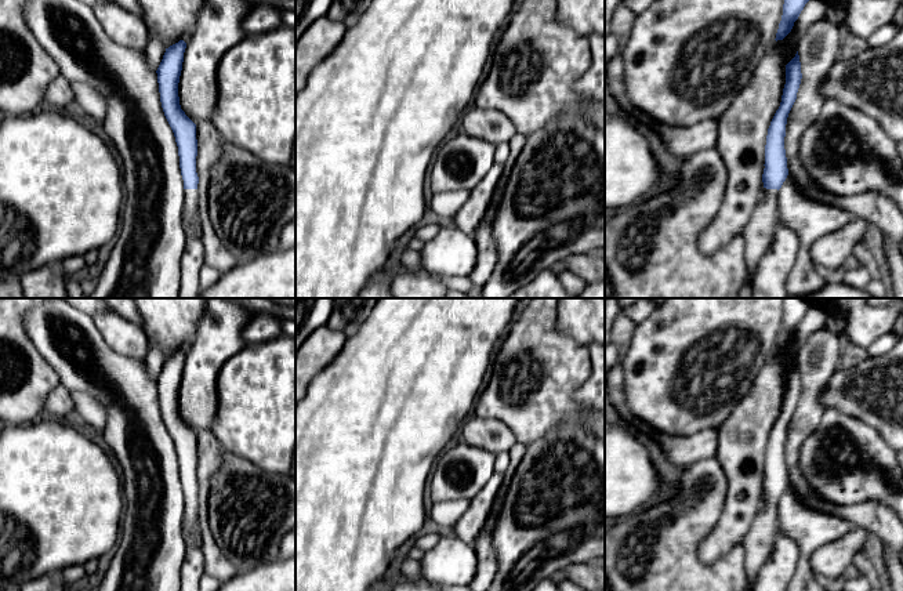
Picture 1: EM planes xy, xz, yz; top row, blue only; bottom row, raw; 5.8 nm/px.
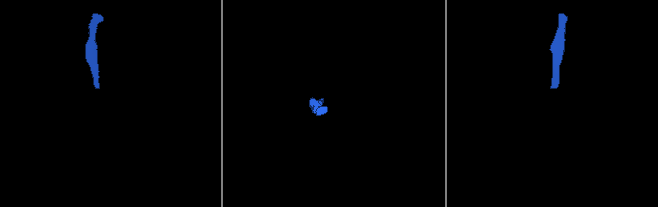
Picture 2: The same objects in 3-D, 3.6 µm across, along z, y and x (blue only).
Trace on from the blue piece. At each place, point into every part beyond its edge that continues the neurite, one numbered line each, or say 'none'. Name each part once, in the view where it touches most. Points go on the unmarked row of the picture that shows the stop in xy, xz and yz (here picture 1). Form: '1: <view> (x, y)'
1: yz (760, 540)

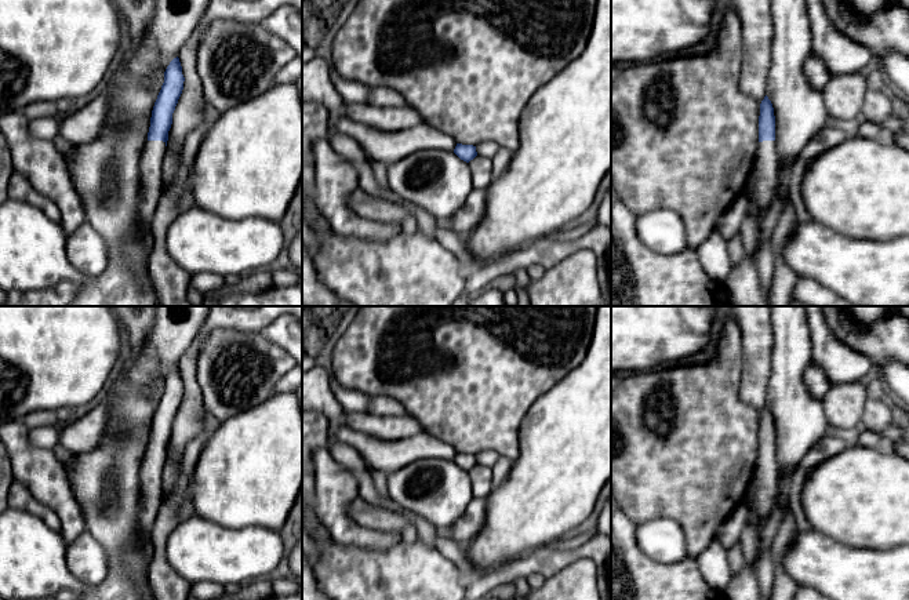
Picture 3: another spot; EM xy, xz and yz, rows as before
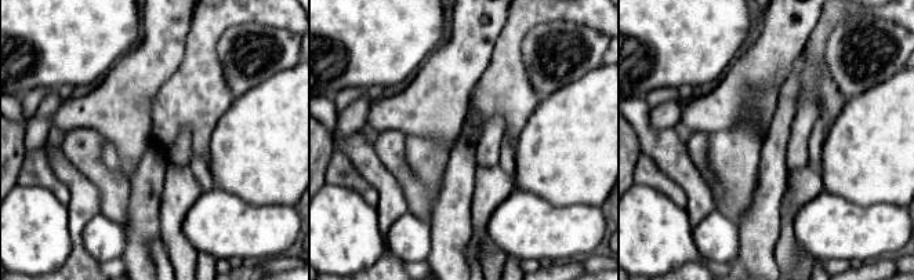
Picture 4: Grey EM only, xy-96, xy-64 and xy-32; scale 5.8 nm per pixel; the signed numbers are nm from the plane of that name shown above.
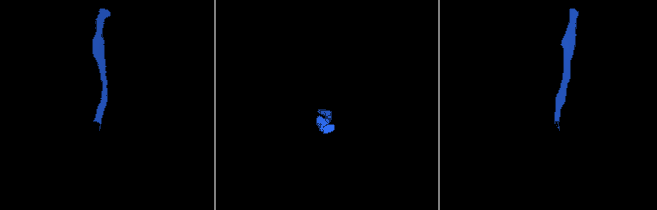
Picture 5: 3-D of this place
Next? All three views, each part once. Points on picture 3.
1: xy (135, 560)

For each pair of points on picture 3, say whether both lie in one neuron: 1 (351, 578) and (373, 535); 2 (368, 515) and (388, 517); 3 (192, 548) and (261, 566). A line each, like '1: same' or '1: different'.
1: different
2: same
3: same

